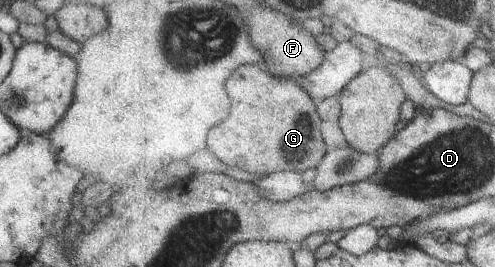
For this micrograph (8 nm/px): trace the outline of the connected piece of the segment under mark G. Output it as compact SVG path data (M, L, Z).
M240 66L226 84L228 96L232 98L232 114L230 118L212 130L208 138L208 148L228 166L242 168L250 174L270 174L278 170L288 170L293 173L302 173L310 168L318 168L323 162L328 148L322 138L320 126L322 118L316 111L316 101L304 92L298 82L292 78L274 78L268 72L260 70L258 66Z

